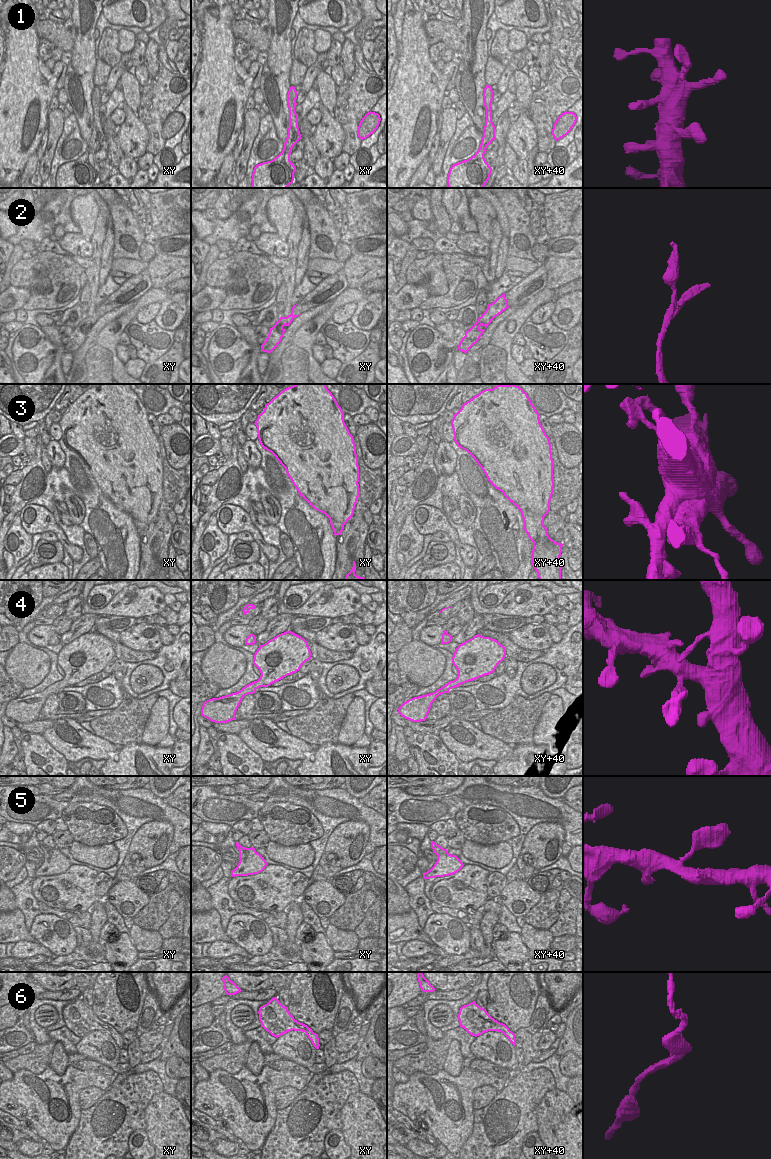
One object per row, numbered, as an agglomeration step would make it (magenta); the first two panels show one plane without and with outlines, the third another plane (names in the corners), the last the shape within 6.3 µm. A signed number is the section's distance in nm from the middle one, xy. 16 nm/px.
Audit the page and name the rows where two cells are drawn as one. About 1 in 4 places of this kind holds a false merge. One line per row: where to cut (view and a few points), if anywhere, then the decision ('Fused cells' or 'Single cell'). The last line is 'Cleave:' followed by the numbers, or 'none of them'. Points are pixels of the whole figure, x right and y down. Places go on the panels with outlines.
1: No split. Single cell
2: Split along xy (269, 334), (269, 338), (262, 345). Fused cells
3: Split along xy+40 (518, 507), (526, 507), (543, 517). Fused cells
4: No split. Single cell
5: No split. Single cell
6: No split. Single cell
Cleave: 2, 3

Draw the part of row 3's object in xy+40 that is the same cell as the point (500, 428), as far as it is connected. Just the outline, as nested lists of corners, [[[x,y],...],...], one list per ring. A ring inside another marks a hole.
[[[510,384],[481,391],[454,414],[451,425],[457,446],[474,458],[492,486],[501,491],[516,507],[526,507],[543,517],[548,514],[554,487],[550,438],[540,423],[539,413],[522,388]]]

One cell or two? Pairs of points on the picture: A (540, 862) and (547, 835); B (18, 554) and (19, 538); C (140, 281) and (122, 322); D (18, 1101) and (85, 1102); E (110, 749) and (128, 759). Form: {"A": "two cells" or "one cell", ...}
{"A": "one cell", "B": "one cell", "C": "two cells", "D": "two cells", "E": "two cells"}

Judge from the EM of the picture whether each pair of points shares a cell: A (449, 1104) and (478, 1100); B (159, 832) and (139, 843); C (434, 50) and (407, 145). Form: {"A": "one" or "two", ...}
{"A": "two", "B": "one", "C": "two"}

